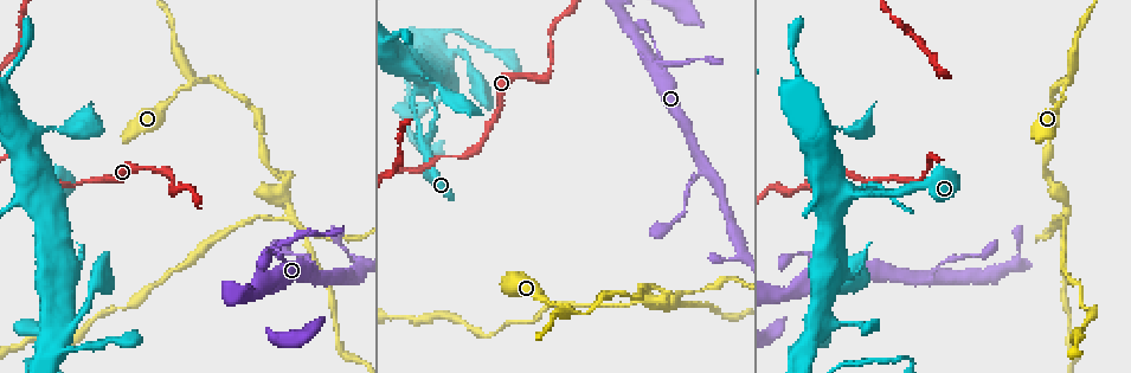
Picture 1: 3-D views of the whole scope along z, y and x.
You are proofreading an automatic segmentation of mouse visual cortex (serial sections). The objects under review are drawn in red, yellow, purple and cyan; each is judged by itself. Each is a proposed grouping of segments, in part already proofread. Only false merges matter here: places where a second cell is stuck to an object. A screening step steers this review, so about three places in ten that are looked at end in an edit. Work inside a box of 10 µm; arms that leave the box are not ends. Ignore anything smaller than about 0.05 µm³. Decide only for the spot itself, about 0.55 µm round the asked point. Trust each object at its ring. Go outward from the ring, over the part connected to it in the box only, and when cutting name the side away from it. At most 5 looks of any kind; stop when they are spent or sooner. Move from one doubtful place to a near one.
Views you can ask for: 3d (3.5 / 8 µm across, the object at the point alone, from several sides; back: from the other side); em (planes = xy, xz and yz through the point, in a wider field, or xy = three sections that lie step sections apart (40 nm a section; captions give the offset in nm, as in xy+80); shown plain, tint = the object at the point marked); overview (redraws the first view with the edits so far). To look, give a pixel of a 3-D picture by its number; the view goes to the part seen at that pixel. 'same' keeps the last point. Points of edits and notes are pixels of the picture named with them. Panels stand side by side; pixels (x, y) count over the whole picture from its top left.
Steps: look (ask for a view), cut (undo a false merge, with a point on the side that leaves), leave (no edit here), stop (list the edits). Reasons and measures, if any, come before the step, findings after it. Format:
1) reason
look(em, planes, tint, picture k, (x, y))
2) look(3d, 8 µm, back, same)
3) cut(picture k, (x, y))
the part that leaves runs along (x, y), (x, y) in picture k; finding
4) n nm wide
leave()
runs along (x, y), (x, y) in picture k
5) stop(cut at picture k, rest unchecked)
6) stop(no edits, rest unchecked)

sharp bend
look(3d, 8 µm, picture 1, (1071, 80))

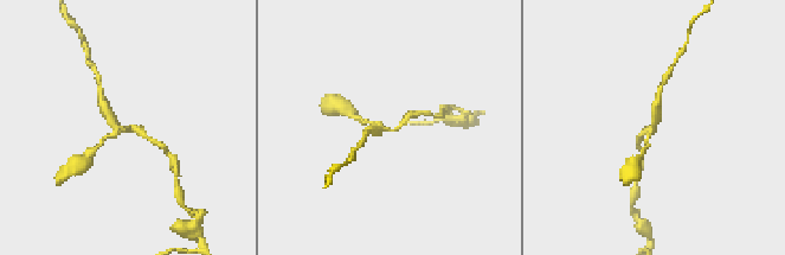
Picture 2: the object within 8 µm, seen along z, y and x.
zoom in
look(3d, 3.5 µm, back, same)

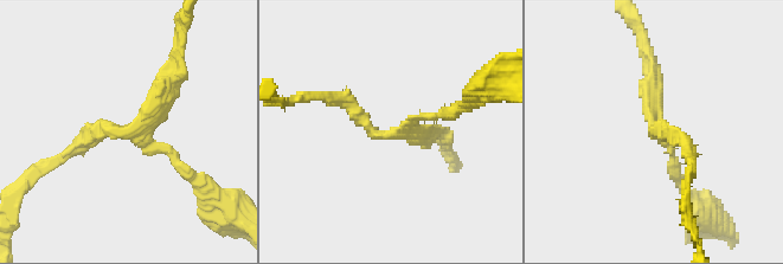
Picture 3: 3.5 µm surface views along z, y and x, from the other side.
3 arms; arms of 150, 150, 250 nm
look(em, xy, step 1, tint, picture 3, (409, 126))

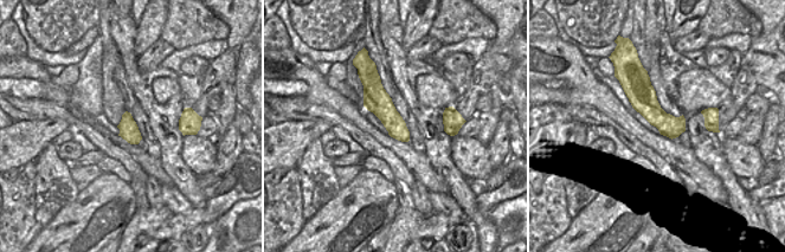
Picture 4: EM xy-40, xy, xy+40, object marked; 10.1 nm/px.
leave()
runs along (199, 184), (141, 129), (87, 140) in picture 3; all the same cell

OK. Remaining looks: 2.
abrupt turn
look(3d, 3.5 µm, picture 1, (1063, 213))

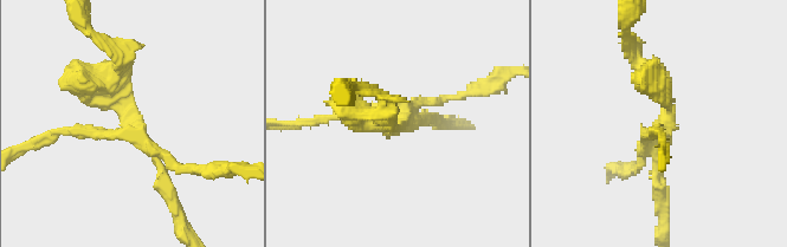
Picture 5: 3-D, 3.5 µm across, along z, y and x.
4 arms; arms of 150, 150, 150, 250 nm
look(em, xy, step 1, tint, picture 5, (136, 130))

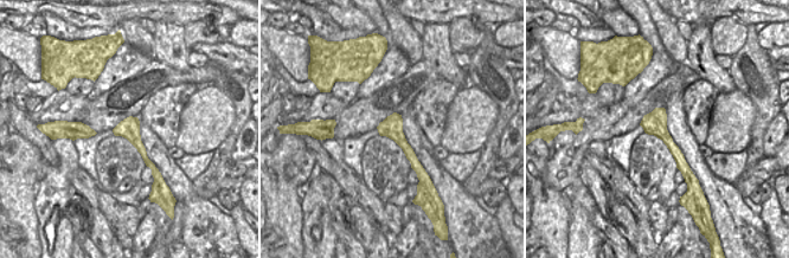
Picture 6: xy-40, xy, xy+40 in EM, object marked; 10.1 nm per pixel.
cut(picture 5, (83, 134))
the part that leaves runs along (131, 134), (59, 130), (33, 141) in picture 5; a second cell is stuck on

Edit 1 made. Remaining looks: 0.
stop(cut at picture 5, rest unchecked)

